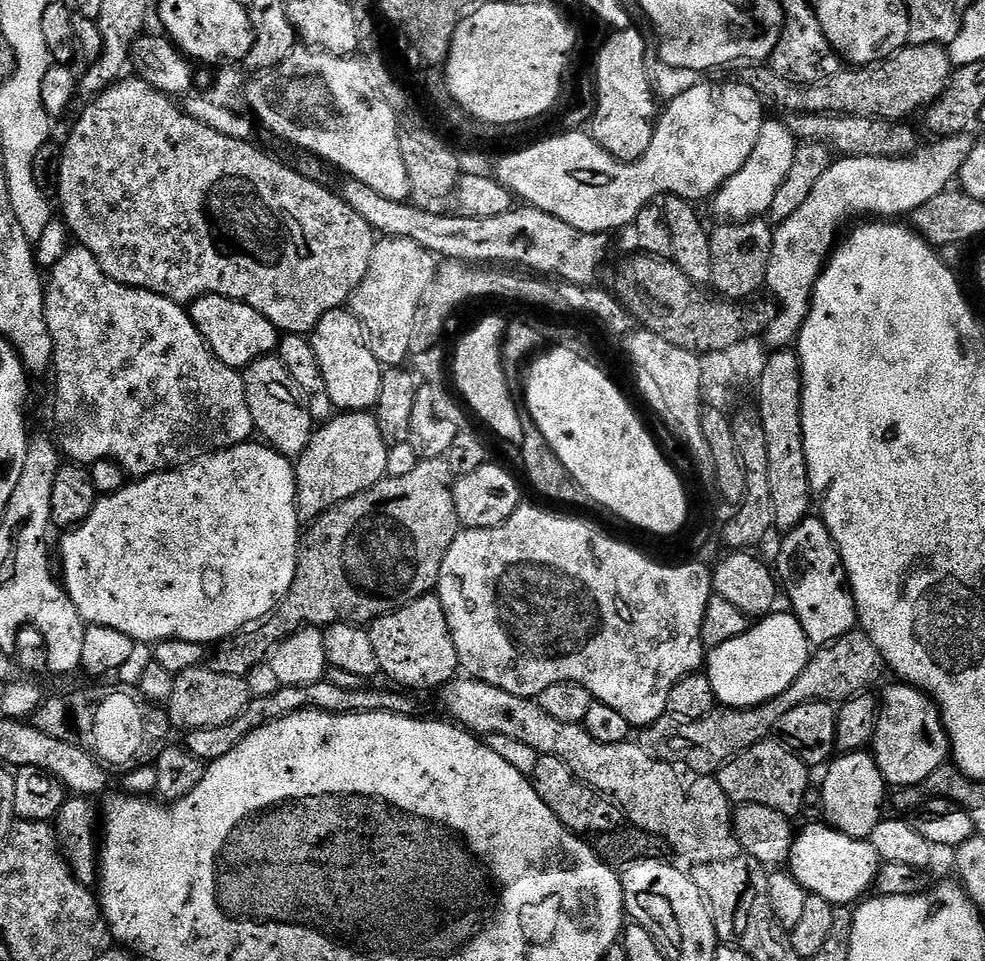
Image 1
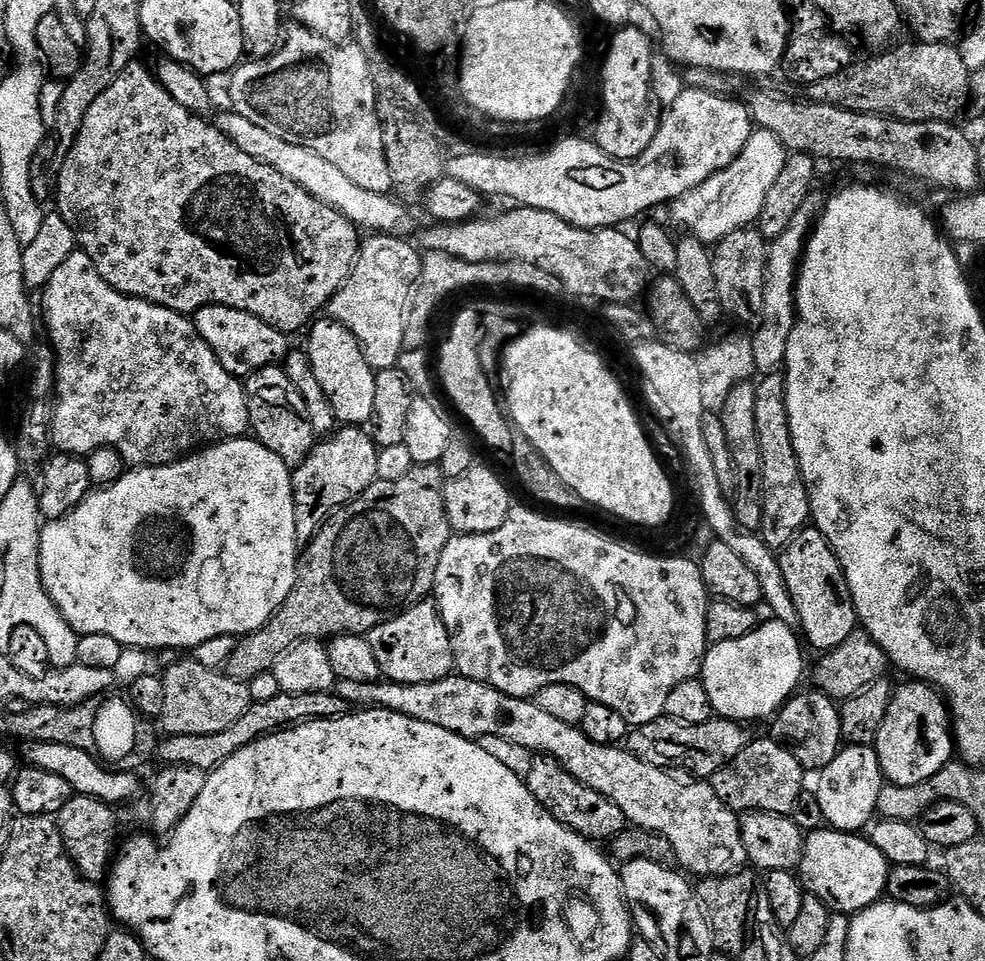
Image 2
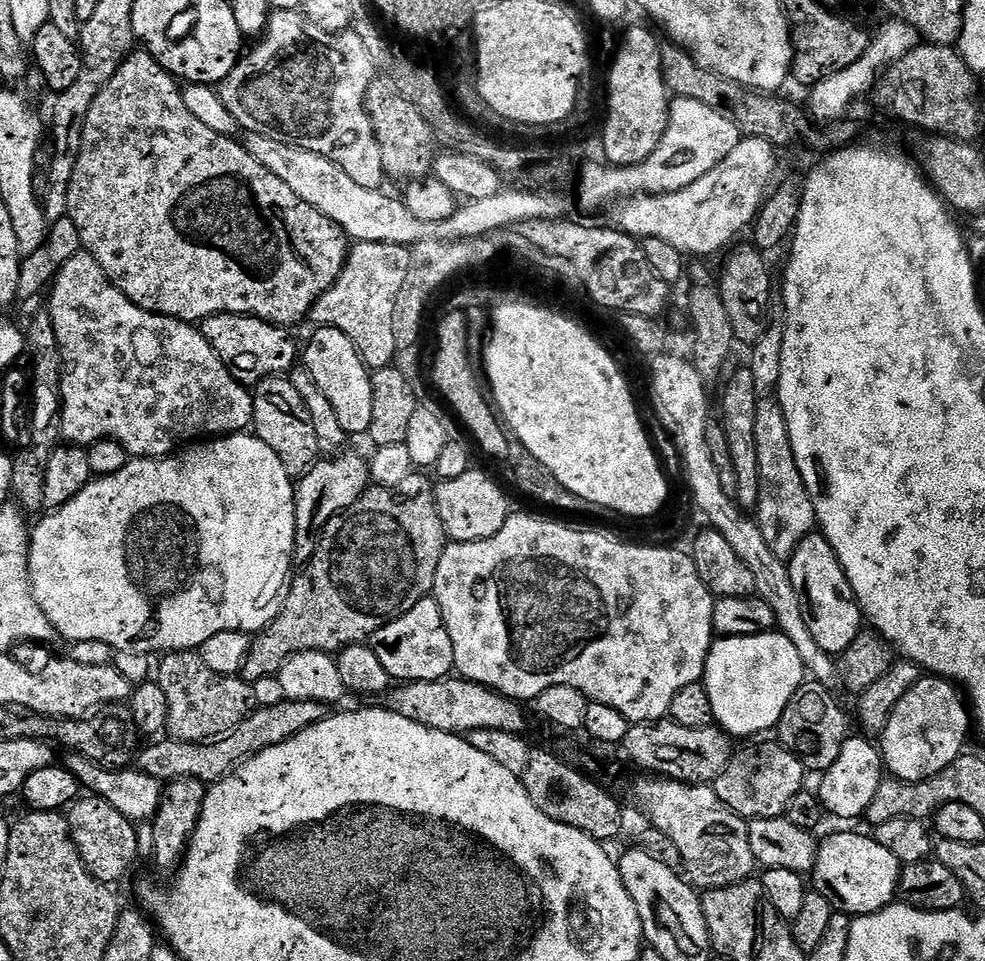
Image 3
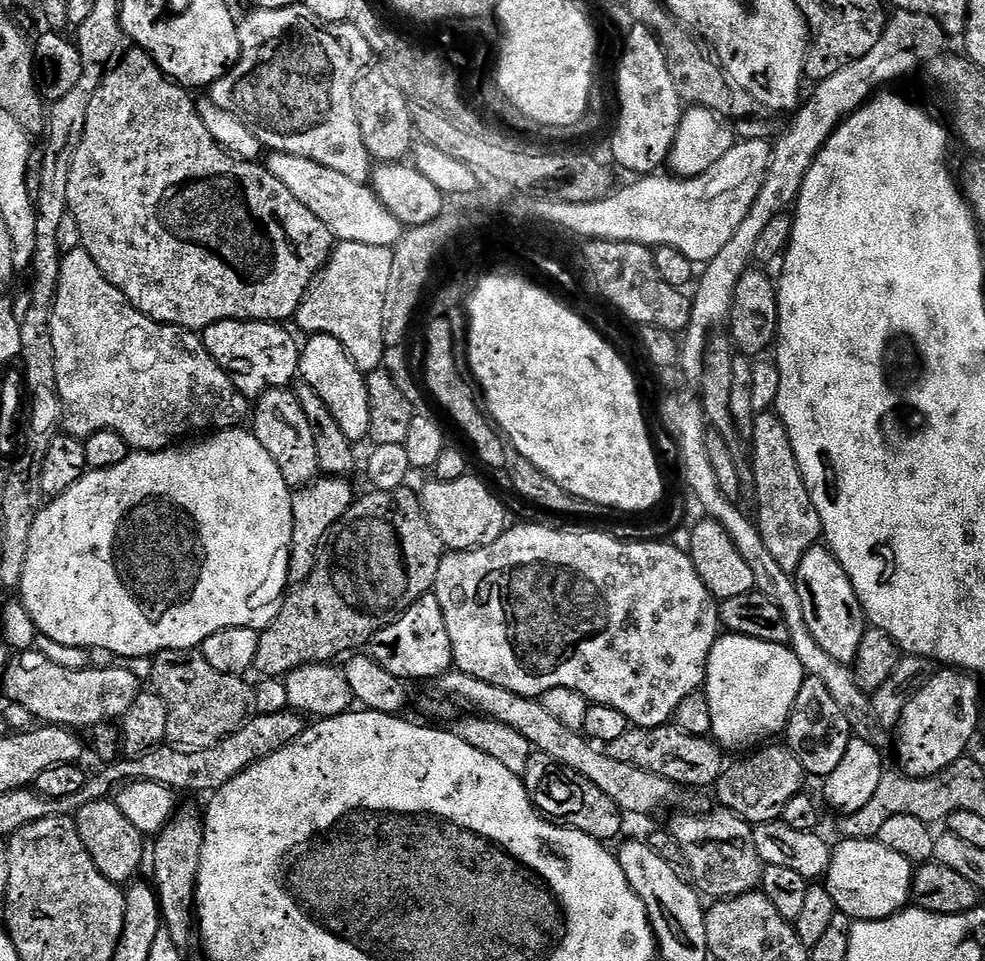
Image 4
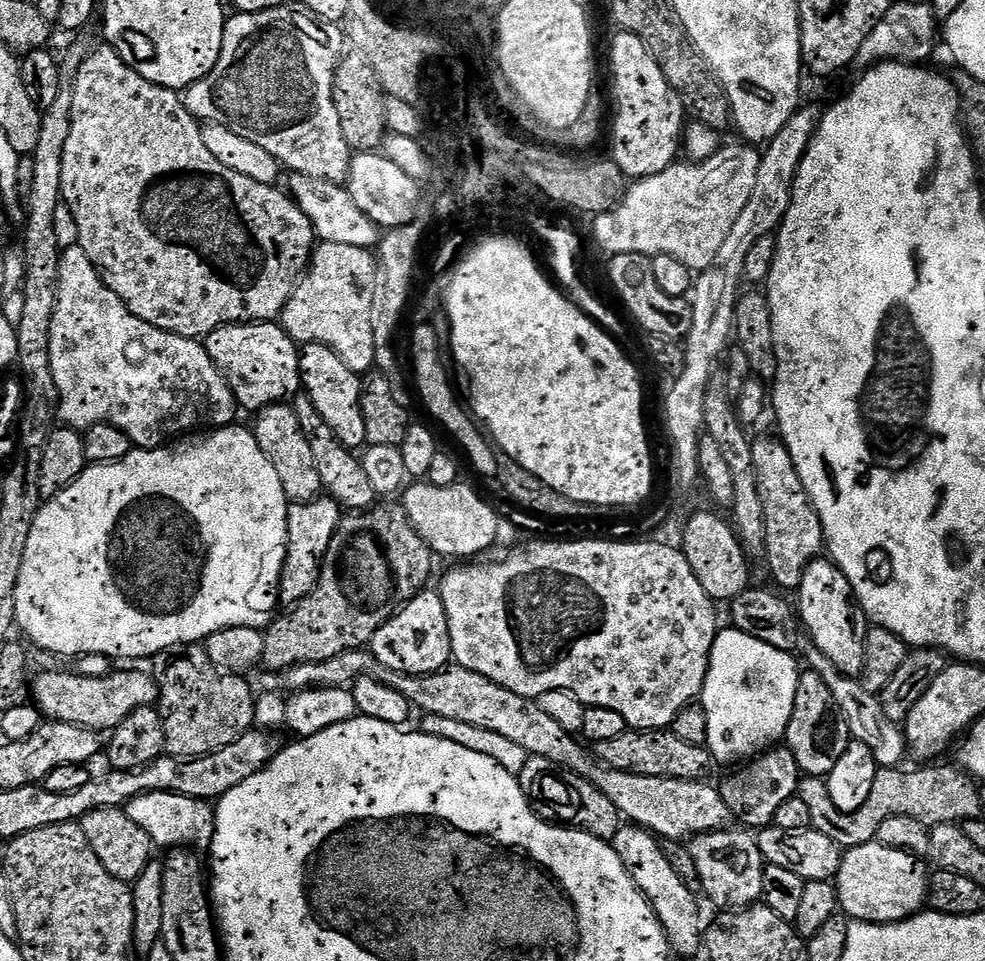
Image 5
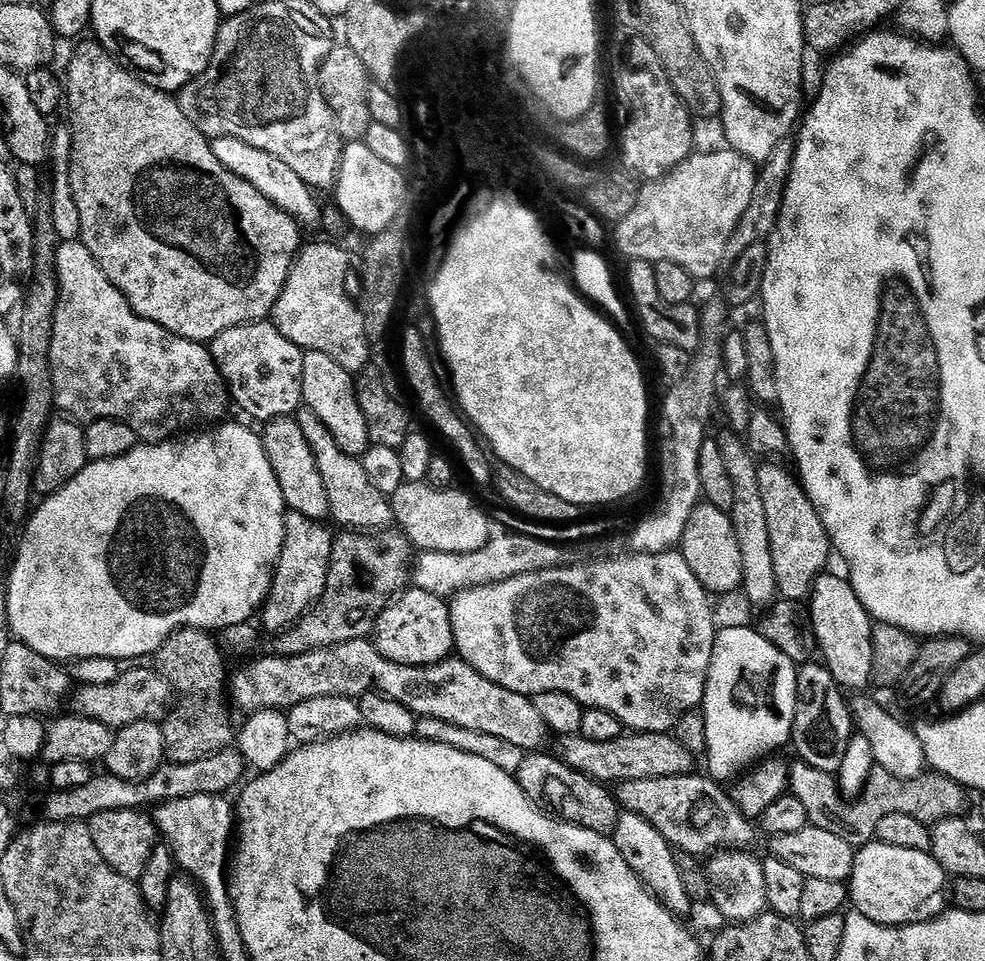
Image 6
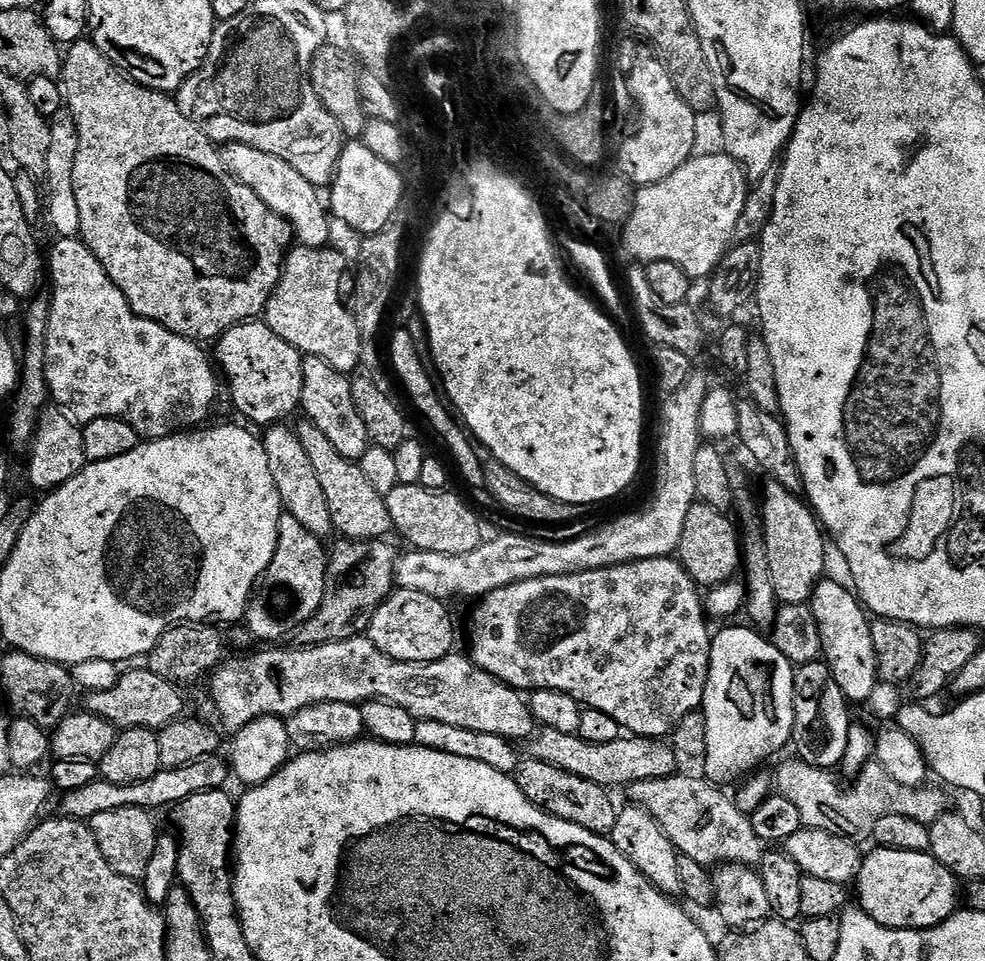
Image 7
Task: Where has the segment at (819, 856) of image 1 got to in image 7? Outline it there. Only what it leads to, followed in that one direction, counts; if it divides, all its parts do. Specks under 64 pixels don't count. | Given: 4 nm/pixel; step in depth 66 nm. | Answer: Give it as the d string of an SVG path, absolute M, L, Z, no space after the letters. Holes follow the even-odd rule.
M873 847L873 852L860 861L860 870L854 881L854 896L858 906L874 922L883 928L933 928L942 921L955 916L958 911L958 878L946 866L942 866L932 857L931 852L907 852L893 848Z

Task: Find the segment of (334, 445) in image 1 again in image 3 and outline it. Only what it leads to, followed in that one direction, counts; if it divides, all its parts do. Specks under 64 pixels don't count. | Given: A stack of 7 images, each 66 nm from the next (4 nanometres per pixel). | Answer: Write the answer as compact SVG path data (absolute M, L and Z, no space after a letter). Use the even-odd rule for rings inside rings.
M351 450L331 458L317 459L316 463L299 477L294 484L296 490L296 554L297 565L308 563L316 553L321 531L338 513L346 511L360 495L370 487L368 460L355 456Z

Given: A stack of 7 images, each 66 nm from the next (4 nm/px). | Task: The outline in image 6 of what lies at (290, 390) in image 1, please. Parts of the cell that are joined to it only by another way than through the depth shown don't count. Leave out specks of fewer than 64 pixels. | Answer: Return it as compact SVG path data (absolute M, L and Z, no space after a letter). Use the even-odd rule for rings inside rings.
M283 416L277 420L269 420L263 425L262 439L266 458L270 458L270 466L274 466L274 474L278 478L278 486L282 486L282 498L291 511L309 516L311 520L321 521L329 515L326 486L322 483L322 474L318 470L318 462L314 458L314 450L310 450L310 442L306 442L306 434L302 434L302 426L295 418Z

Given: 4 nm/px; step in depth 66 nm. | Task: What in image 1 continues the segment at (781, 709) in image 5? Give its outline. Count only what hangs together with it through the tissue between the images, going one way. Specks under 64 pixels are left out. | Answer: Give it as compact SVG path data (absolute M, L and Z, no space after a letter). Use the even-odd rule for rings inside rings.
M780 611L757 619L746 634L707 653L706 674L723 707L756 708L770 702L781 696L808 665L810 645L798 618L791 611Z

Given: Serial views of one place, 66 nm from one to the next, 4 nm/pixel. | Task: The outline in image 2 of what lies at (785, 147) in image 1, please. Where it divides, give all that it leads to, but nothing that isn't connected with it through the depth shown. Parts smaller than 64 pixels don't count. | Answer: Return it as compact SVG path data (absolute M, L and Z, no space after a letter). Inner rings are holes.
M753 131L742 154L738 154L730 166L716 172L709 180L702 182L702 186L672 201L670 211L673 222L685 228L689 237L709 246L719 244L742 228L755 225L762 214L762 206L766 206L766 194L770 194L774 182L778 182L778 174L782 174L789 155L789 149L772 132Z

